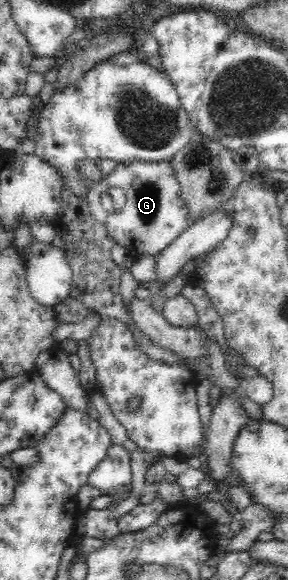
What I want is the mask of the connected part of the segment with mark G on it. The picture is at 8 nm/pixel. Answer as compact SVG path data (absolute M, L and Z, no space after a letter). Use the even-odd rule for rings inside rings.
M134 162L130 165L119 164L114 172L103 177L99 183L90 183L86 200L91 214L107 230L109 238L122 245L126 253L134 259L140 255L155 256L160 253L194 222L188 216L188 208L184 206L178 189L180 186L171 163ZM111 187L120 187L126 197L119 212L109 213L100 203L100 195Z

